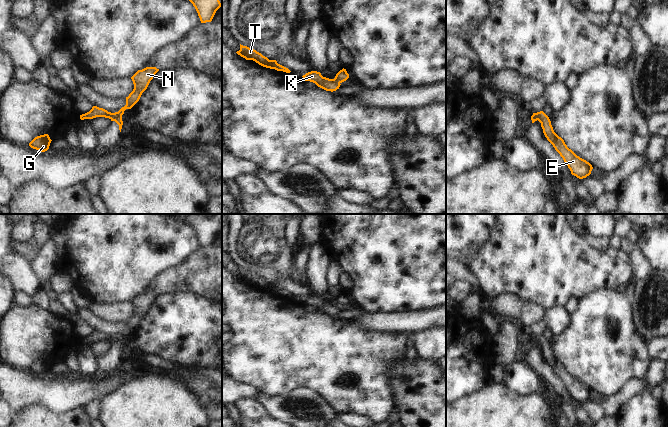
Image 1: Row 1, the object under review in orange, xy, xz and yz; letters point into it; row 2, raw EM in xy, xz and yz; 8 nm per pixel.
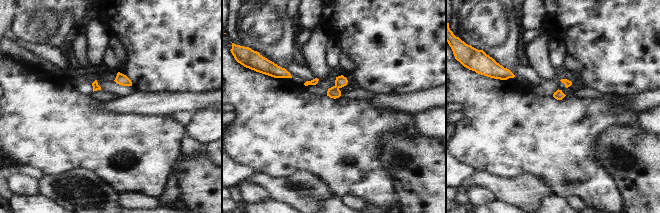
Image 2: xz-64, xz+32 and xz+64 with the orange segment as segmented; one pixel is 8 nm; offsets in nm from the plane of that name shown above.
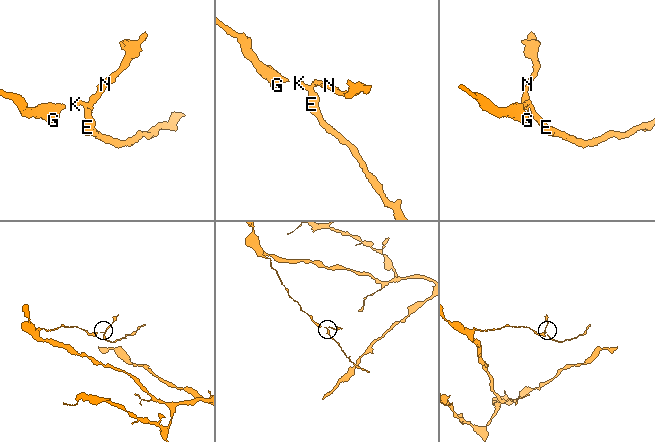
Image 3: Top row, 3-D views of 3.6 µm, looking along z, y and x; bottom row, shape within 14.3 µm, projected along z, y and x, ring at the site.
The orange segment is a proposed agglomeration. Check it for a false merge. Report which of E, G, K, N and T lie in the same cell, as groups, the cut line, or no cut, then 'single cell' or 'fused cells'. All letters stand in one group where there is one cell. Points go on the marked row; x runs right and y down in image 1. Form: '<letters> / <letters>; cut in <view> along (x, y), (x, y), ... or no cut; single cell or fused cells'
E G K T / N; cut in xy along (112, 113), (110, 118); fused cells

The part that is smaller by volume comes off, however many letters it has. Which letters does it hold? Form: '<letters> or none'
N

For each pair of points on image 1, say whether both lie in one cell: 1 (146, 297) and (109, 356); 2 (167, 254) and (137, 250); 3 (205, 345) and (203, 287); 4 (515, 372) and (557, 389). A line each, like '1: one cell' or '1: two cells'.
1: one cell
2: one cell
3: two cells
4: two cells

